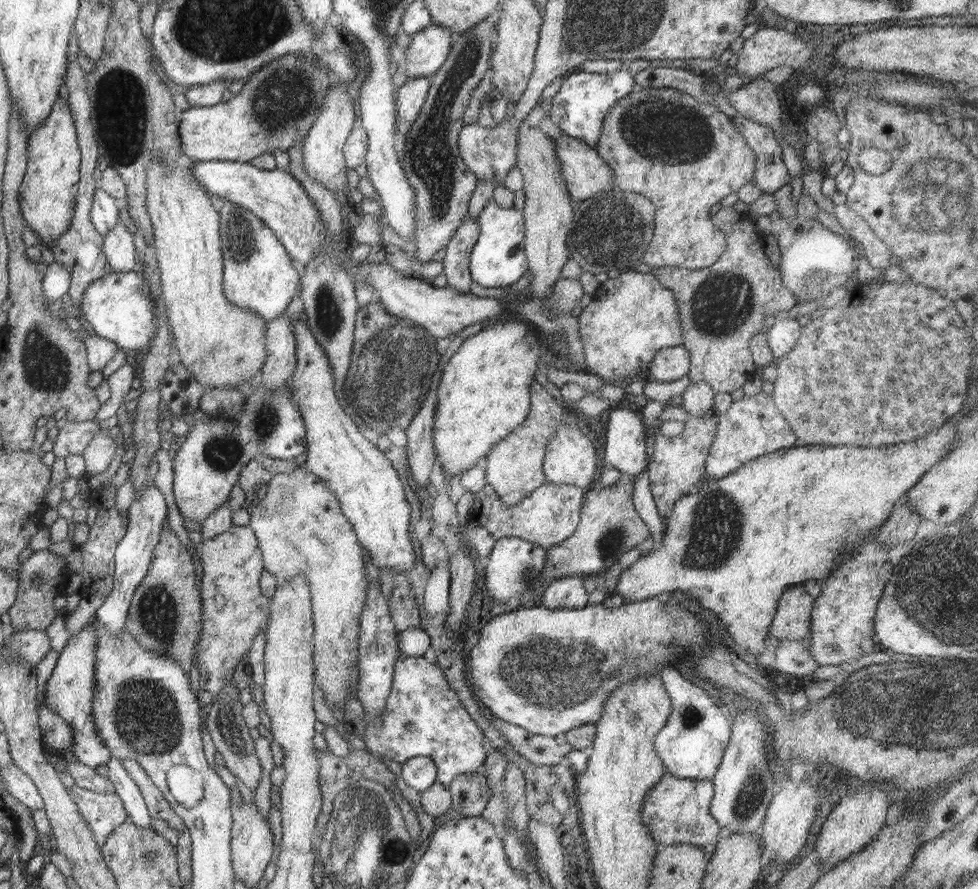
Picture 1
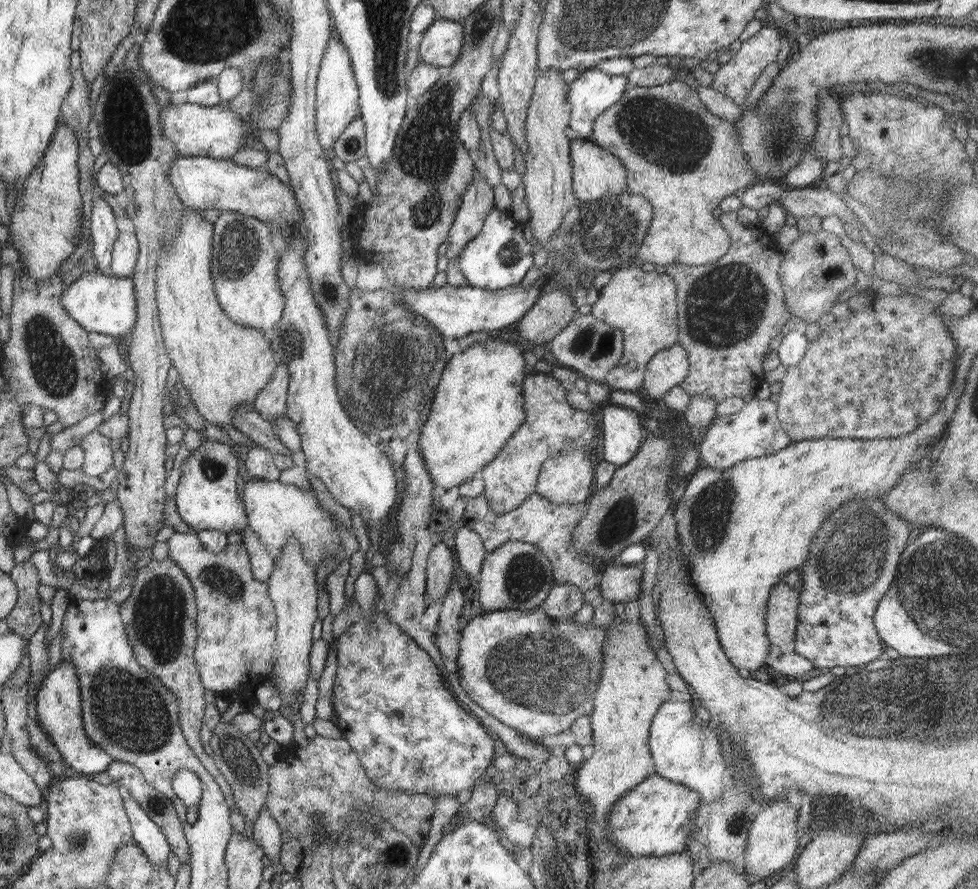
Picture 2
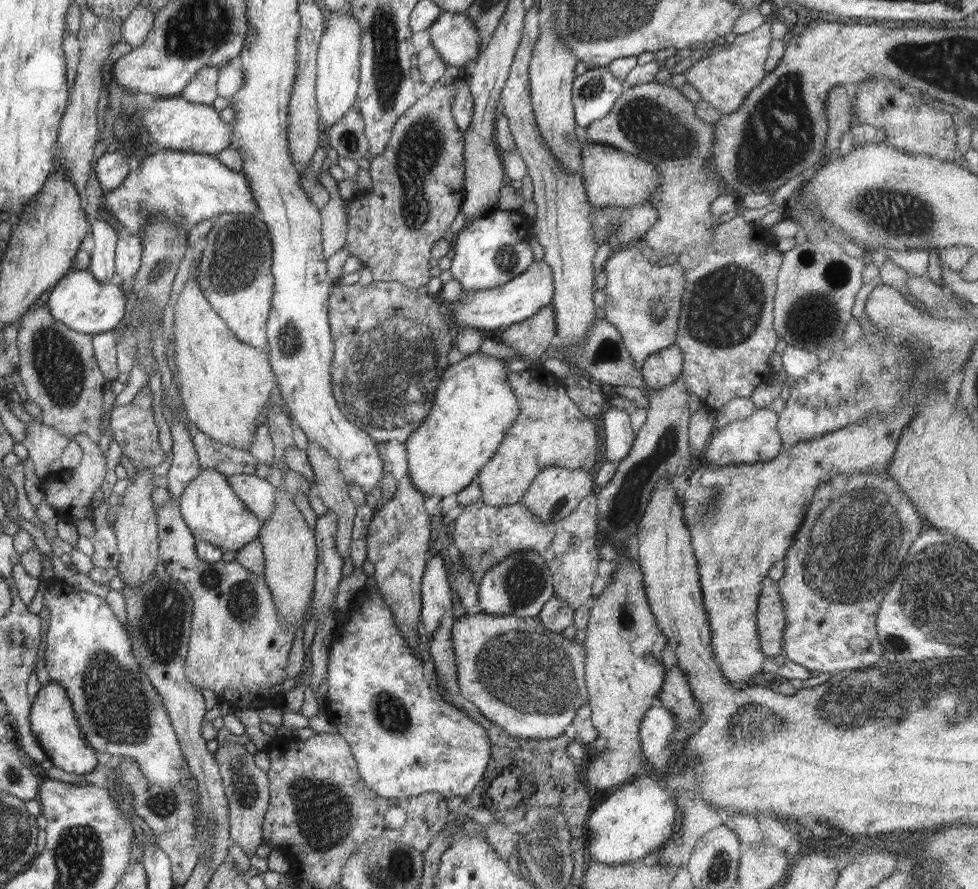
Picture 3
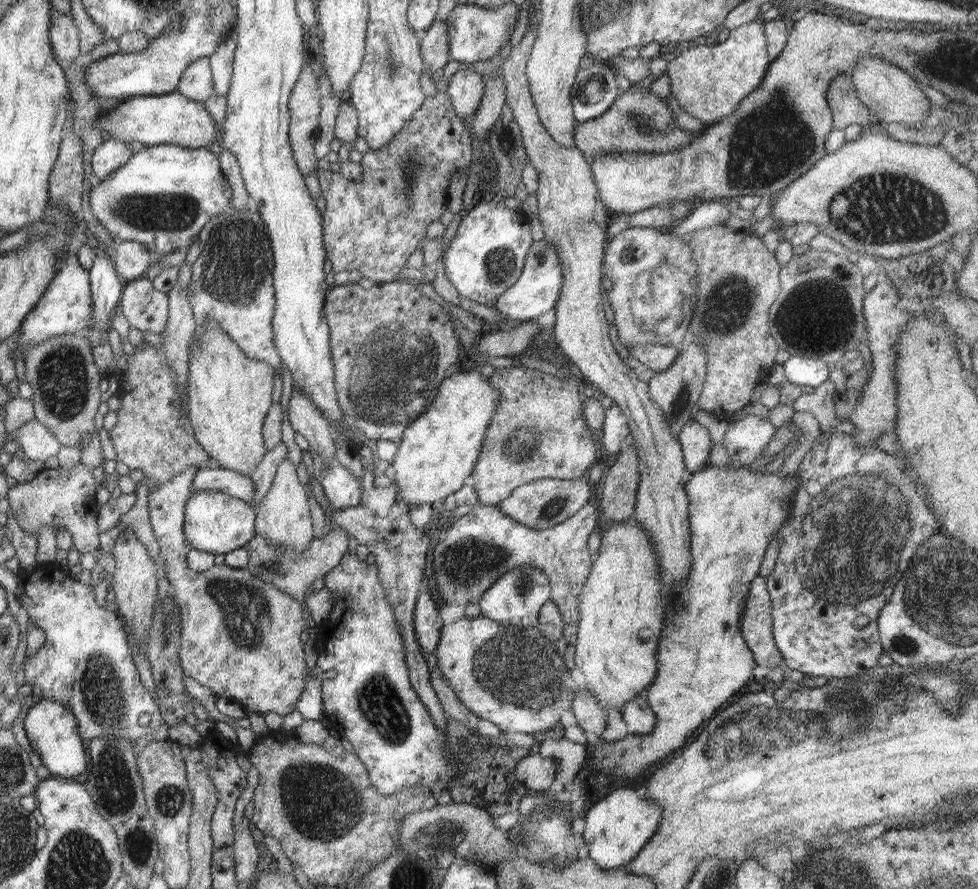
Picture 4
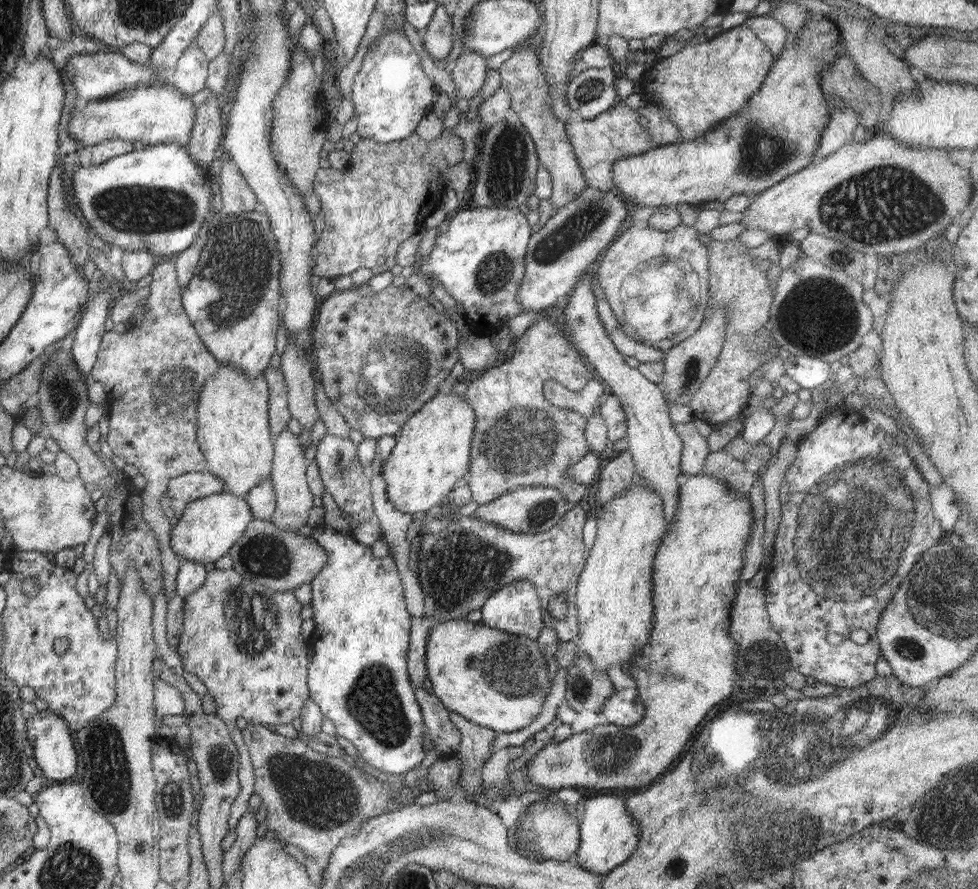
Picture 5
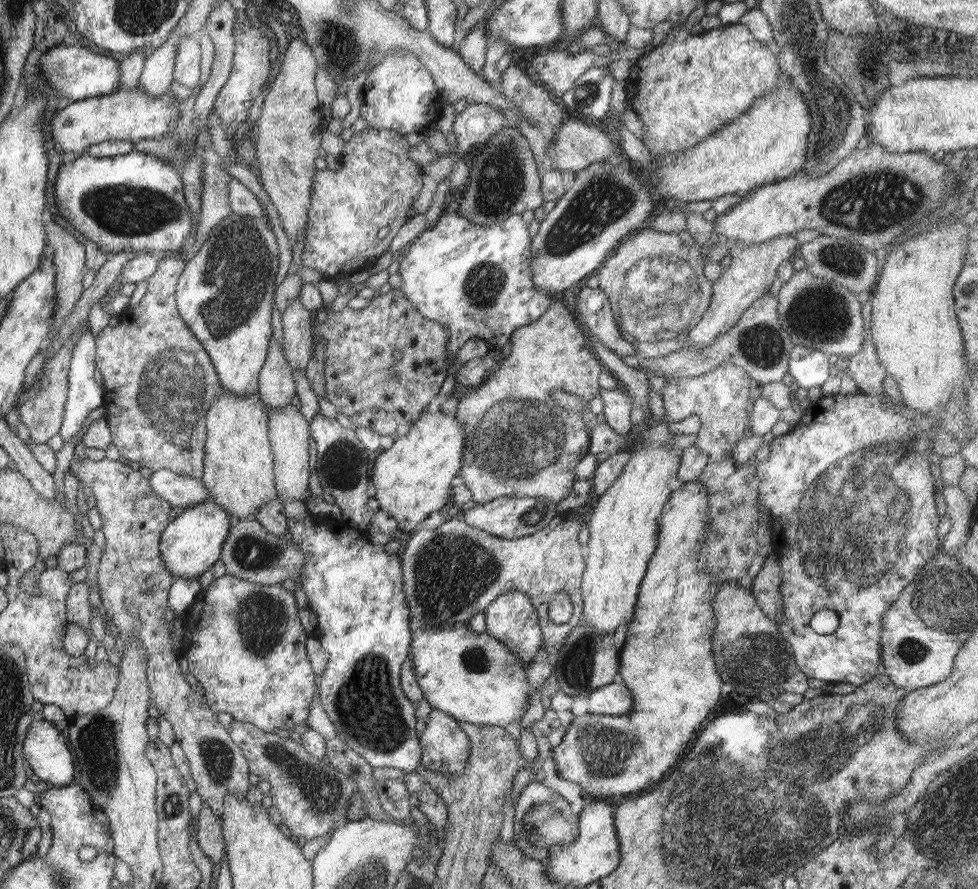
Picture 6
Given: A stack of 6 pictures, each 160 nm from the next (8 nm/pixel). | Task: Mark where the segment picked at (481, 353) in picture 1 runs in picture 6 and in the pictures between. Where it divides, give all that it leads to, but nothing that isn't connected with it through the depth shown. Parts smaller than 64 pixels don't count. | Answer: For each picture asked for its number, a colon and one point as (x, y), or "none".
2: (478, 405)
3: (473, 407)
4: (438, 451)
5: (432, 453)
6: (412, 478)

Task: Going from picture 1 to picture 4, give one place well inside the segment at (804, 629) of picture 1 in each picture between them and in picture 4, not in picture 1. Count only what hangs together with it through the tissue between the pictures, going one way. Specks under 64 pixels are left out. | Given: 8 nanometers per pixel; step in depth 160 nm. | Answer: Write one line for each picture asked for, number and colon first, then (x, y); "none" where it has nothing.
2: (782, 617)
3: (771, 621)
4: (756, 627)

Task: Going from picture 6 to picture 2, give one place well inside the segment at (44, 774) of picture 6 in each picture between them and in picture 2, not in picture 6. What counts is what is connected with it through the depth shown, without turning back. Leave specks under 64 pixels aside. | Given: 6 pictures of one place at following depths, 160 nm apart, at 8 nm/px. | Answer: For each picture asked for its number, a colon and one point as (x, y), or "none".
2: (59, 699)
3: (54, 723)
4: (53, 732)
5: (53, 741)

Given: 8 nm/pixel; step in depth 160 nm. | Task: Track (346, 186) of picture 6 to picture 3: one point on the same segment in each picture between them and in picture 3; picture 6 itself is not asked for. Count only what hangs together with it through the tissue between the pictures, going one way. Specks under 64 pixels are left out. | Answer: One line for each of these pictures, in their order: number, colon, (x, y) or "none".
3: (417, 182)
4: (374, 224)
5: (369, 210)

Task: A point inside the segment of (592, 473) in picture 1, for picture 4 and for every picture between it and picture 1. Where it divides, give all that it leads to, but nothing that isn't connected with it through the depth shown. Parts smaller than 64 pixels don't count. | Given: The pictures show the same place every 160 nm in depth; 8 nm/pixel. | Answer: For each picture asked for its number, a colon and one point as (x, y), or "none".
2: (567, 478)
3: (554, 494)
4: (547, 502)

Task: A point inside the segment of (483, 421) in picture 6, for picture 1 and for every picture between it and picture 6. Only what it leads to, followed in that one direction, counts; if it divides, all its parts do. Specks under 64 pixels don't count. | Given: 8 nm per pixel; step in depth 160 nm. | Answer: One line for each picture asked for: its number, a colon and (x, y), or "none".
1: (513, 468)
2: (552, 425)
3: (550, 430)
4: (538, 430)
5: (520, 439)

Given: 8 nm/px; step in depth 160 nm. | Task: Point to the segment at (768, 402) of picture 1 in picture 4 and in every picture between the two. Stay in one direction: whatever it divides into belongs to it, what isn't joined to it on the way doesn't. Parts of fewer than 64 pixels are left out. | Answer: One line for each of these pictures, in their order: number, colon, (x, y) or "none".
2: (755, 431)
3: (755, 439)
4: (744, 440)

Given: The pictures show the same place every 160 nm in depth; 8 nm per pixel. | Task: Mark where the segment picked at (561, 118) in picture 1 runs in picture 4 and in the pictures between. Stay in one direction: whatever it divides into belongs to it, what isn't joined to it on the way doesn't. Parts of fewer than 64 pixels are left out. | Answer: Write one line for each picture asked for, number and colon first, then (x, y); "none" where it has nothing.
2: (593, 92)
3: (595, 91)
4: (594, 90)

